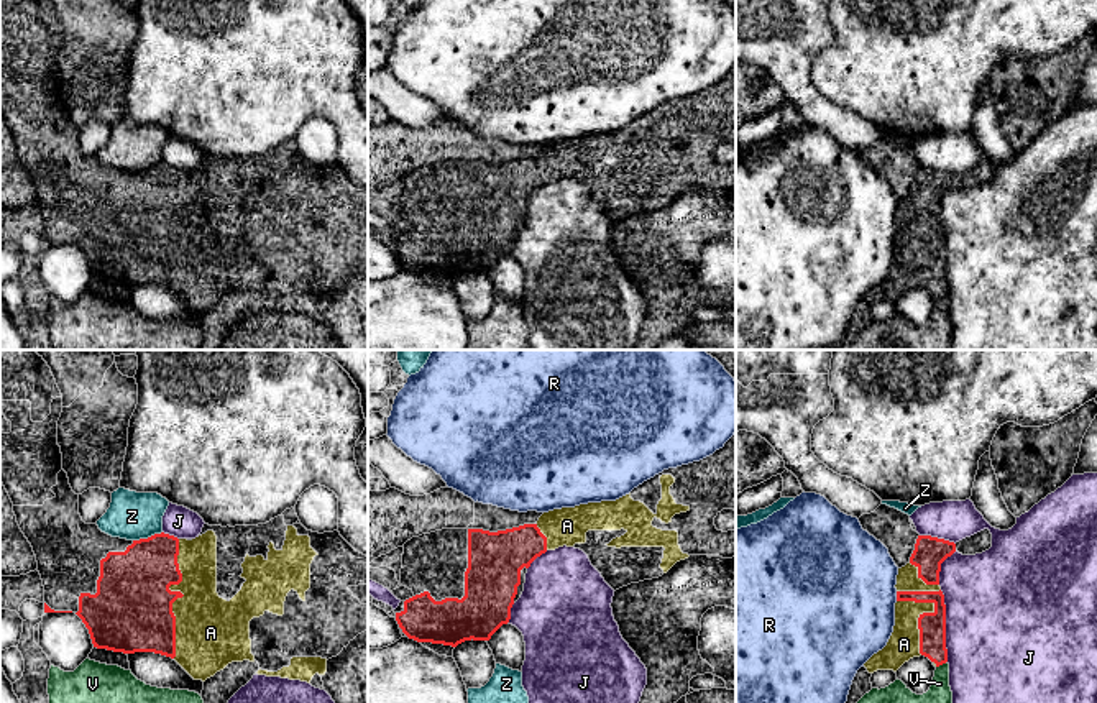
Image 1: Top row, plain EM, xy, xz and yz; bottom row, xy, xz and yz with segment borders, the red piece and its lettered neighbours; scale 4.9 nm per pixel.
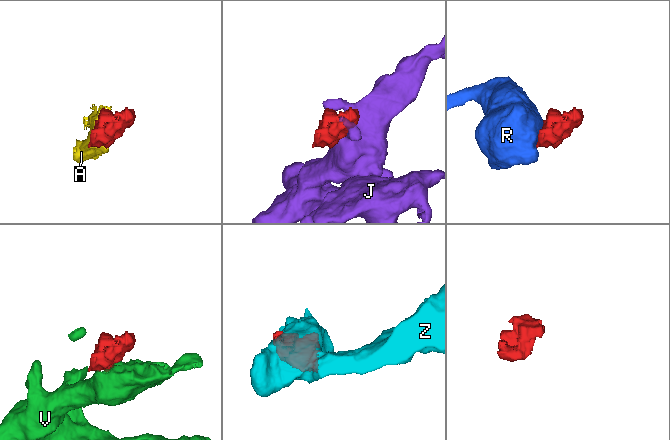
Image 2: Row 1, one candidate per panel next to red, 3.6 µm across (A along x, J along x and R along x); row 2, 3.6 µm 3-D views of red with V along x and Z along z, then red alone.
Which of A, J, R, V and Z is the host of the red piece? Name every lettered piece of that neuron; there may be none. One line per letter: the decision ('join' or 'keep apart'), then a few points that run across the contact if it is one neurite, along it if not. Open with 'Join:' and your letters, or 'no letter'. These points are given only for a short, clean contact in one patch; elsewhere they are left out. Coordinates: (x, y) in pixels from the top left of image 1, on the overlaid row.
Join: A
A: join
J: keep apart
R: keep apart
V: keep apart; line yz (946, 661), (936, 667)
Z: keep apart

